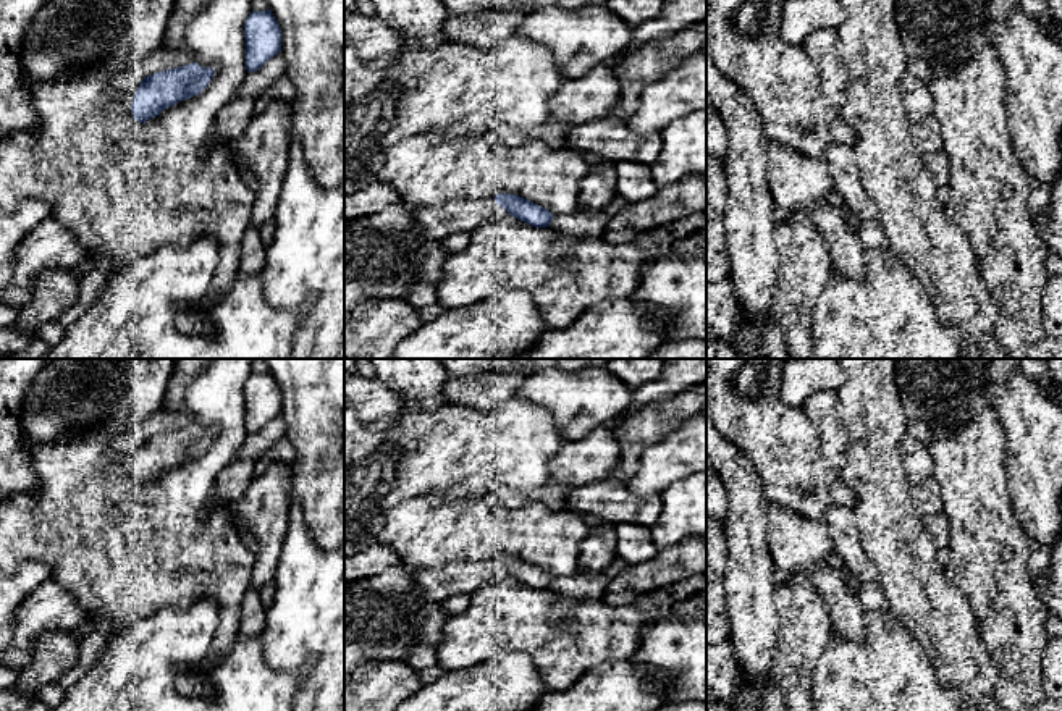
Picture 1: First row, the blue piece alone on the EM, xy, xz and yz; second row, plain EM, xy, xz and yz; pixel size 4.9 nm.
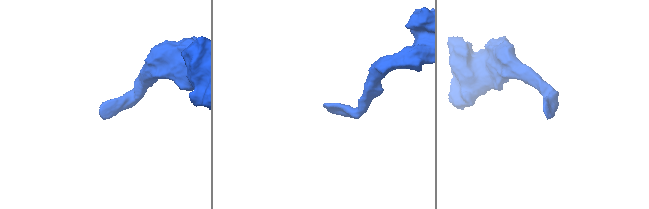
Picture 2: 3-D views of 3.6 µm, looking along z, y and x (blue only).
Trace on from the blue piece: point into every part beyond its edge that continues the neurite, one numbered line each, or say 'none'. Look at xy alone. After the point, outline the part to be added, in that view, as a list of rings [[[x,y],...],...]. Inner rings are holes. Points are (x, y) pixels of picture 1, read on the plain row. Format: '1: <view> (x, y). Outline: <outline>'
1: xy (123, 451). Outline: [[[124,436],[116,441],[112,448],[112,459],[120,465],[131,469],[134,462],[134,456],[141,448],[141,440],[137,436]]]

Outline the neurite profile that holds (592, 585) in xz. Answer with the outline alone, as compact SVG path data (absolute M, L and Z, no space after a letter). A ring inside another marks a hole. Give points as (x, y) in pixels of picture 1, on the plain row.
M577 572L569 577L553 577L550 590L563 598L601 600L609 582L605 572Z

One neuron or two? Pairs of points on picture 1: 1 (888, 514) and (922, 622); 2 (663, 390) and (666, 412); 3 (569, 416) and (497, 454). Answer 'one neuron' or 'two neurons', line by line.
1: one neuron
2: two neurons
3: two neurons

